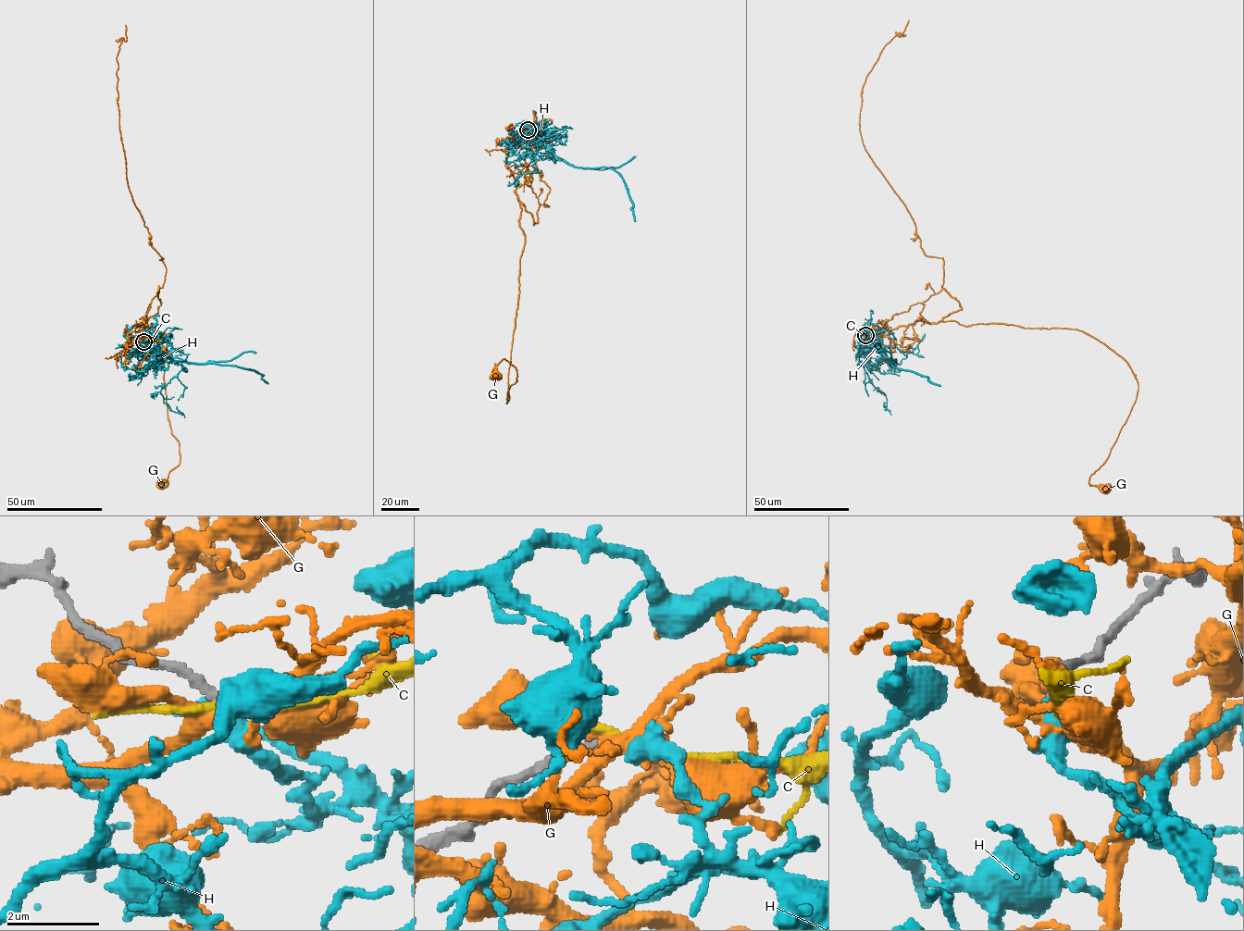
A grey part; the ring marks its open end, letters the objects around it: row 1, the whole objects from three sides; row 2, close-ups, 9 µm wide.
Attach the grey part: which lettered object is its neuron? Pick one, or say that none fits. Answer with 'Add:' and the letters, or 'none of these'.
Add: none of these

